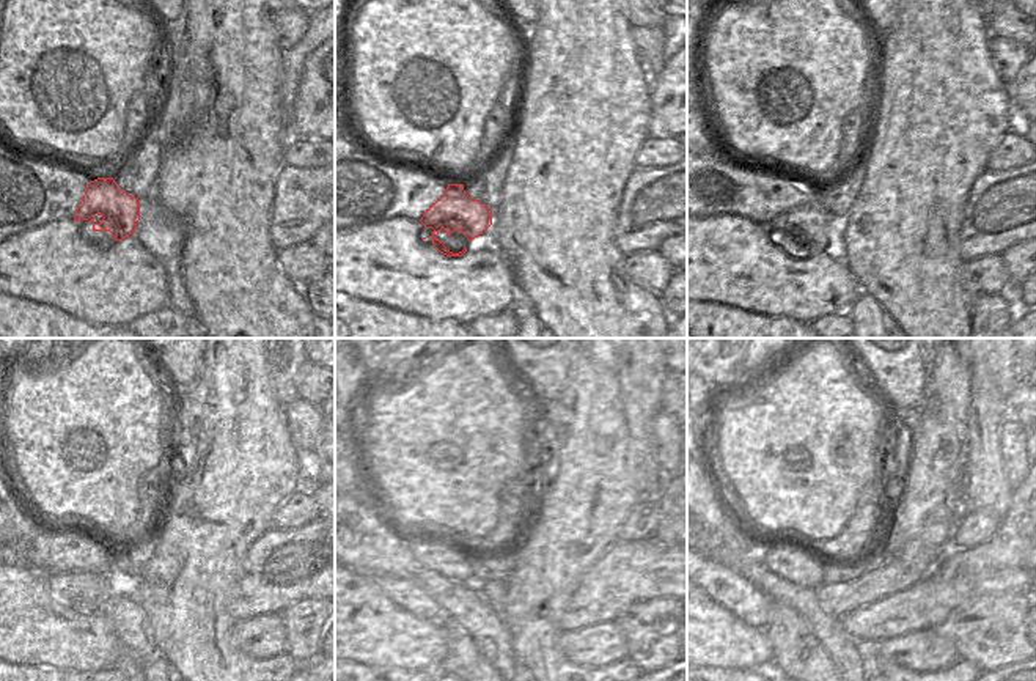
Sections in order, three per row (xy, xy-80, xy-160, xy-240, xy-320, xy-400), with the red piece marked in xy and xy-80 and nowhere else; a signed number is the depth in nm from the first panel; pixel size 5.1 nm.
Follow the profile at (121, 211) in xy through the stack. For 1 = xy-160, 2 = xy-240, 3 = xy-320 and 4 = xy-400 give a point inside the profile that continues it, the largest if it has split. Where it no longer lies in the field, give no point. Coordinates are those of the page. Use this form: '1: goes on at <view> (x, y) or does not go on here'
1: goes on at xy-160 (800, 233)
2: goes on at xy-240 (80, 592)
3: goes on at xy-320 (404, 595)
4: goes on at xy-400 (722, 585)

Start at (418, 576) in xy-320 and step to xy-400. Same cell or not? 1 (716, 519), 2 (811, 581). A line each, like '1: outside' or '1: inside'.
1: outside
2: outside

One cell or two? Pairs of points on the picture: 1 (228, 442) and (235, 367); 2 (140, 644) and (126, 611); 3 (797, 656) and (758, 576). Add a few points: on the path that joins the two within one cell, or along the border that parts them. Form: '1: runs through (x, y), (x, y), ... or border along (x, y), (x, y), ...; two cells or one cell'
1: runs through (230, 423), (233, 386); one cell
2: runs through (135, 636), (128, 618); one cell
3: border along (772, 601), (791, 607), (805, 620); two cells

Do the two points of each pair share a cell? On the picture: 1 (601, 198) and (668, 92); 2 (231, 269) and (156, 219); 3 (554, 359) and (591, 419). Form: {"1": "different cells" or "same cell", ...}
{"1": "different cells", "2": "different cells", "3": "different cells"}

